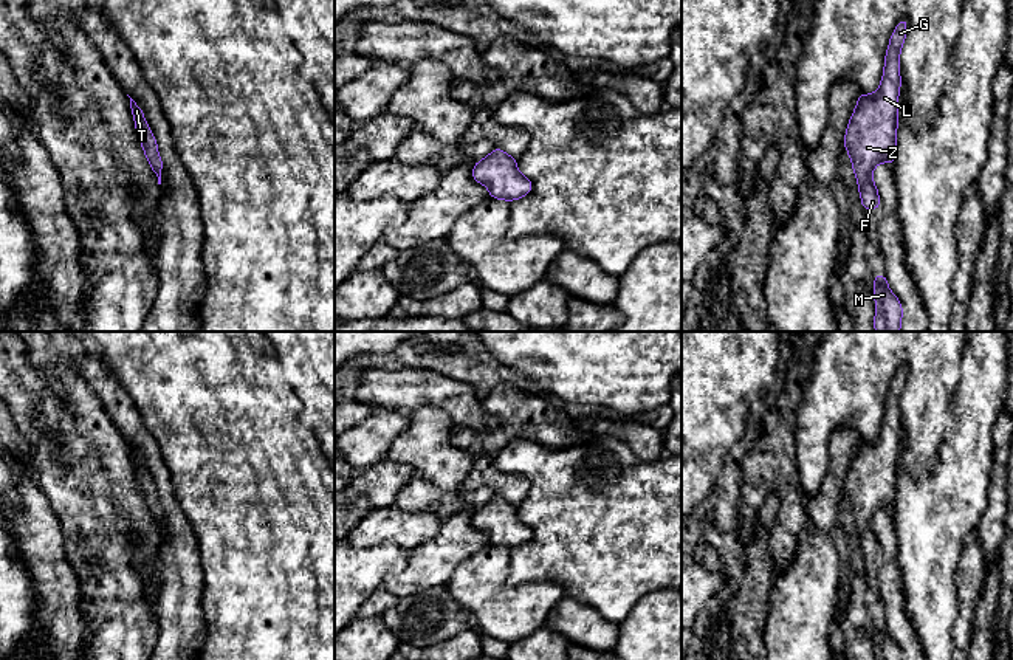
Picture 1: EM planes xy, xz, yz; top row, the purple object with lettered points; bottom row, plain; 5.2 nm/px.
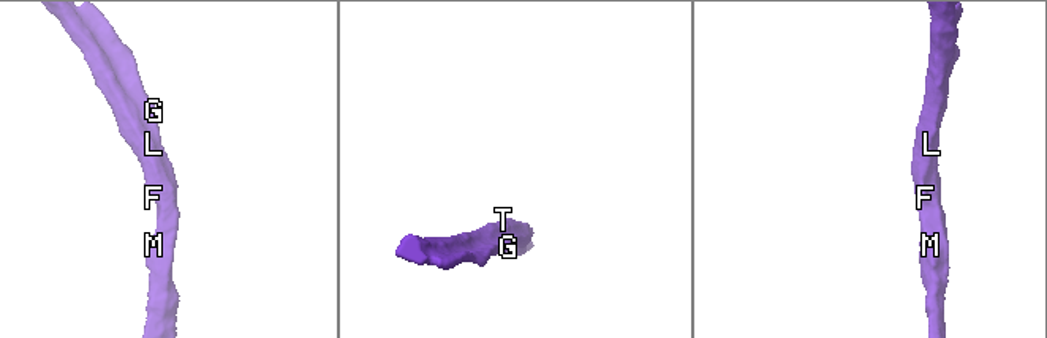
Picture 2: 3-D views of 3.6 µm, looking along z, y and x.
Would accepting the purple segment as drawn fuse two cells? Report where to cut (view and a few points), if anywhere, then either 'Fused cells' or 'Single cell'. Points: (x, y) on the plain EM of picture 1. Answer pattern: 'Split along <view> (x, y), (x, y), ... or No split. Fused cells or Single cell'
No split. Single cell

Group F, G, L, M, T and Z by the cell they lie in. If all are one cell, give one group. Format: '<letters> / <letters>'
F G L M T Z

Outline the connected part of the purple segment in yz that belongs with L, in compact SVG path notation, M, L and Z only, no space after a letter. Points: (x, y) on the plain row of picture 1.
M900 366L888 392L881 431L874 442L860 440L844 482L844 494L852 508L864 558L880 556L878 536L872 527L875 513L895 508L900 397L906 375L908 366Z

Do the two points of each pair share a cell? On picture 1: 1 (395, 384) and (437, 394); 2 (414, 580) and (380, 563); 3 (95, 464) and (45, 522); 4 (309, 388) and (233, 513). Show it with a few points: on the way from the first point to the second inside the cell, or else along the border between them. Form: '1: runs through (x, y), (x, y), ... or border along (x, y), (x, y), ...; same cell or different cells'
1: runs through (406, 388), (426, 388); same cell
2: border along (408, 550), (408, 564), (391, 572), (381, 586); different cells
3: border along (37, 479), (39, 488), (58, 516), (67, 546); different cells
4: border along (282, 371), (296, 397), (299, 417), (316, 436); different cells

